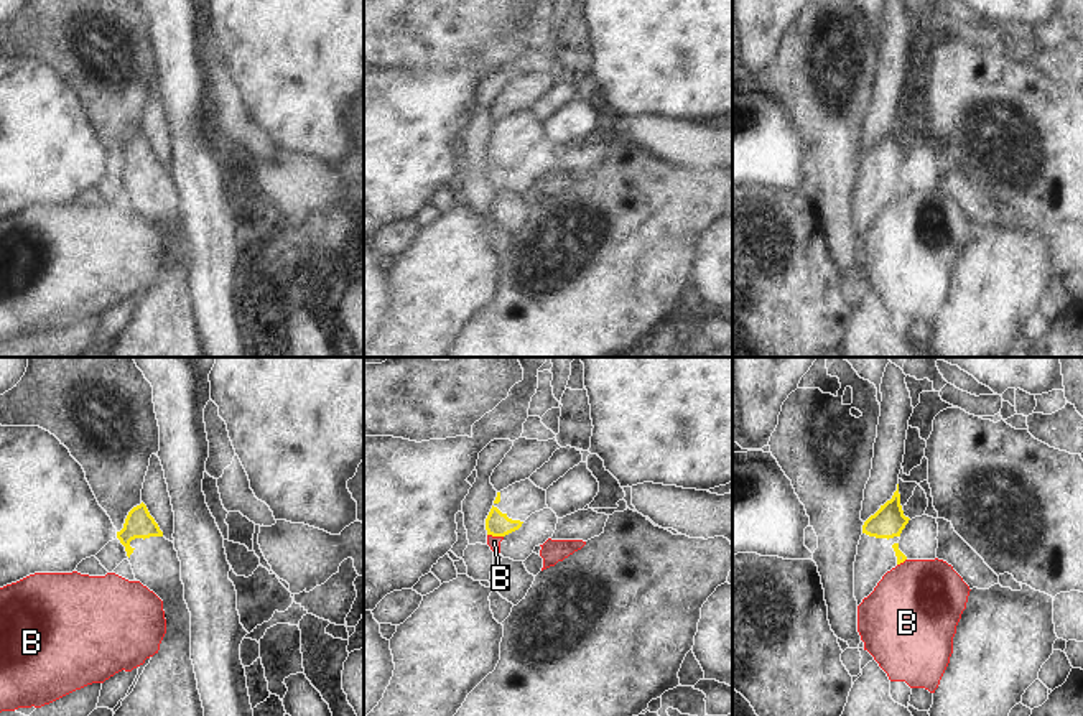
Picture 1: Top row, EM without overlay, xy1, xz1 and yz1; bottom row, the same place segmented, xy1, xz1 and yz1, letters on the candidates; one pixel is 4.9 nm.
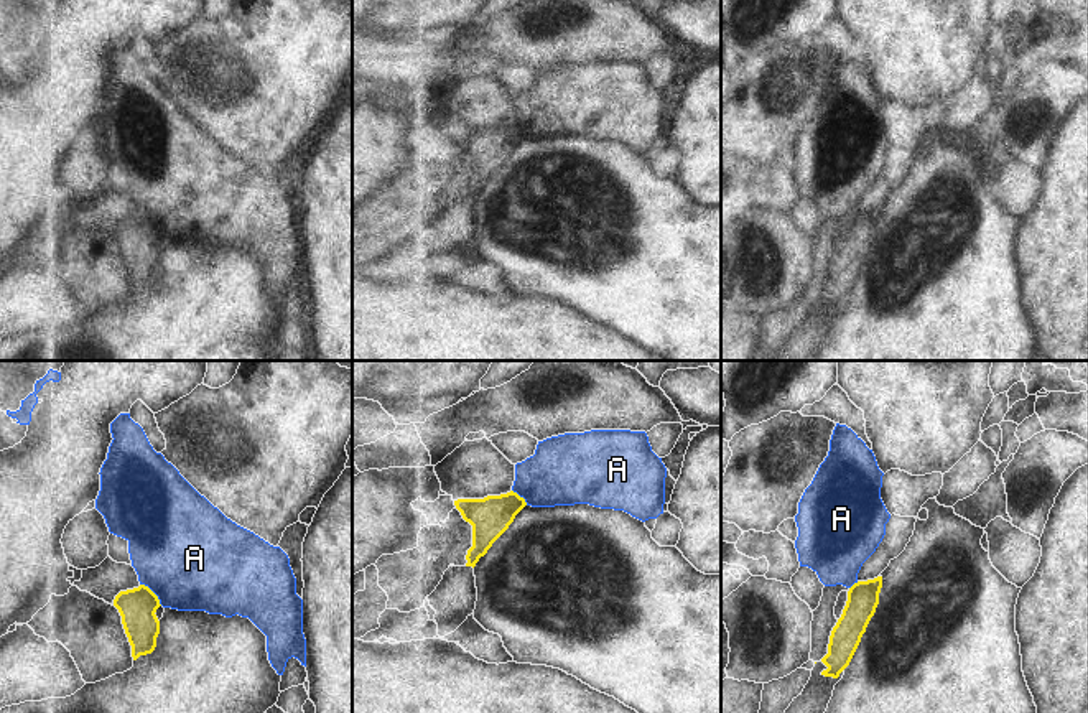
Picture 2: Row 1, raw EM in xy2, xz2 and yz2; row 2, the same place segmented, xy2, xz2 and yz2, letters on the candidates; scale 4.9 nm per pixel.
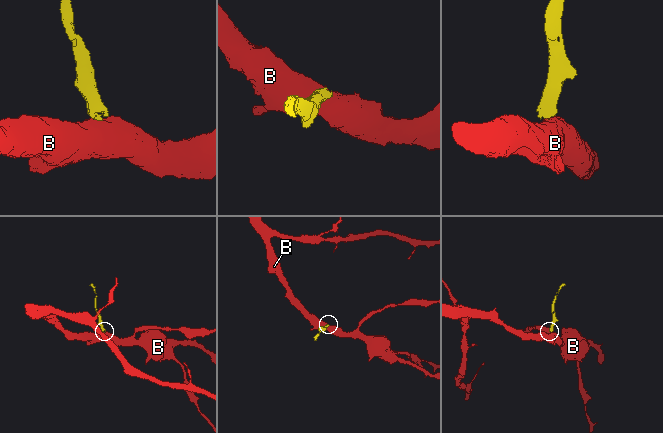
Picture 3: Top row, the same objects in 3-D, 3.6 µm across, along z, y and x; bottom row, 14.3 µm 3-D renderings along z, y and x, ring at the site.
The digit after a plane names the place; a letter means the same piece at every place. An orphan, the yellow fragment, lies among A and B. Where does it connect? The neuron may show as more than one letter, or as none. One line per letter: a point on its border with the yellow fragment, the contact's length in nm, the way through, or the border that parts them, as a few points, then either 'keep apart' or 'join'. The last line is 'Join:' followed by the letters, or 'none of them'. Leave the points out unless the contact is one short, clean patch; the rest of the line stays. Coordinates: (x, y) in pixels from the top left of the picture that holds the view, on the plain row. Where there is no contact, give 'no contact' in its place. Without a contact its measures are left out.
A: xy2 (153, 224) | 160 nm | along xy2 (140, 214), (162, 236) | keep apart
B: xz1 (496, 167) | 80 nm | along xz1 (488, 165), (502, 168) | keep apart
Join: none of them

